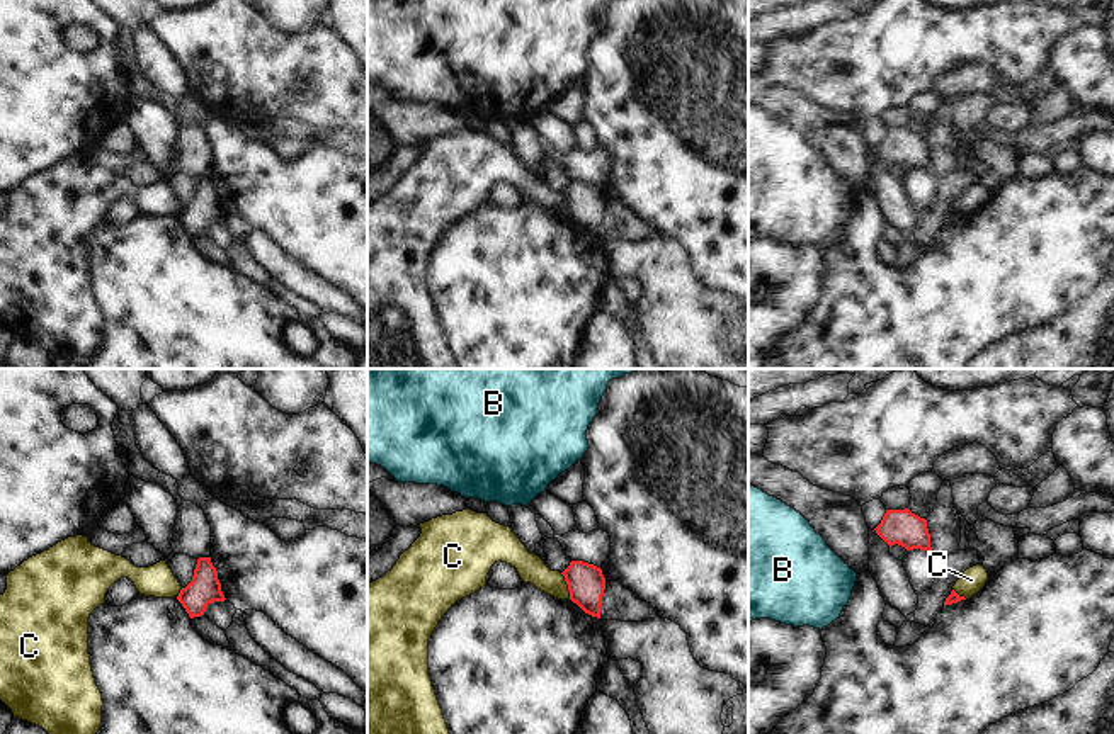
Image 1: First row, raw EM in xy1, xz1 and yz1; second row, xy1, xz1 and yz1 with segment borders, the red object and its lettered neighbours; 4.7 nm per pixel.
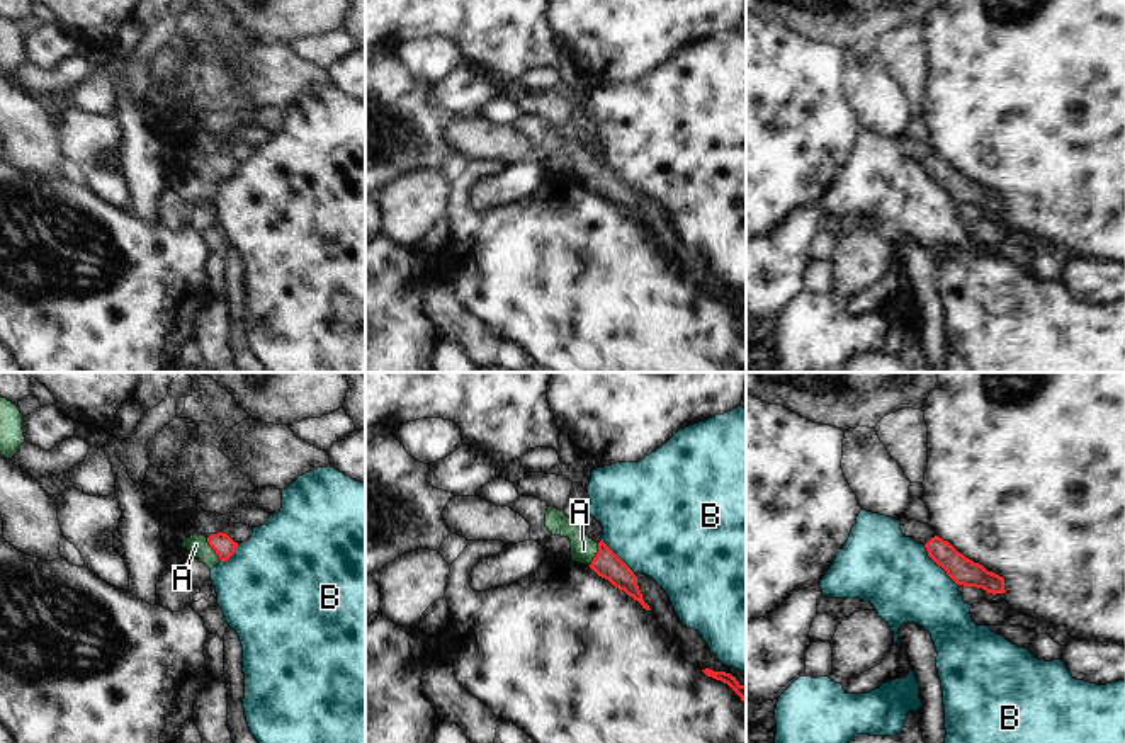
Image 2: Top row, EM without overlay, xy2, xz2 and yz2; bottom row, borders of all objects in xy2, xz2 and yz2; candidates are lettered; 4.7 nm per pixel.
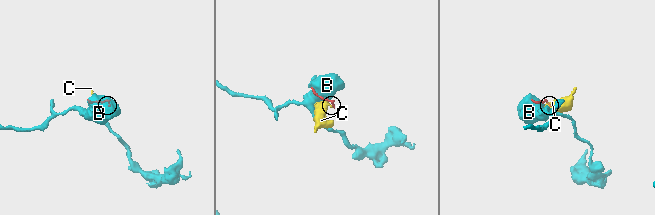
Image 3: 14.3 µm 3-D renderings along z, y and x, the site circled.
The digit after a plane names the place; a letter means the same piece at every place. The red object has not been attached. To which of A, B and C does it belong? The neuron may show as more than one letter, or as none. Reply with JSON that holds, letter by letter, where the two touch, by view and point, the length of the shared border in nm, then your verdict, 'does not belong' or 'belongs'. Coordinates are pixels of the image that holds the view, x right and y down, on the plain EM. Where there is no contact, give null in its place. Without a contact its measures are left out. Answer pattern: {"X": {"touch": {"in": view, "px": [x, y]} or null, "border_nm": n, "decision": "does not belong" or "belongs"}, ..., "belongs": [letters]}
{"A": {"touch": {"in": "xy2", "px": [213, 167]}, "border_nm": 140, "decision": "belongs"}, "B": {"touch": {"in": "yz2", "px": [938, 184]}, "border_nm": 260, "decision": "does not belong"}, "C": {"touch": {"in": "xz1", "px": [568, 206]}, "border_nm": 140, "decision": "does not belong"}, "belongs": ["A"]}

